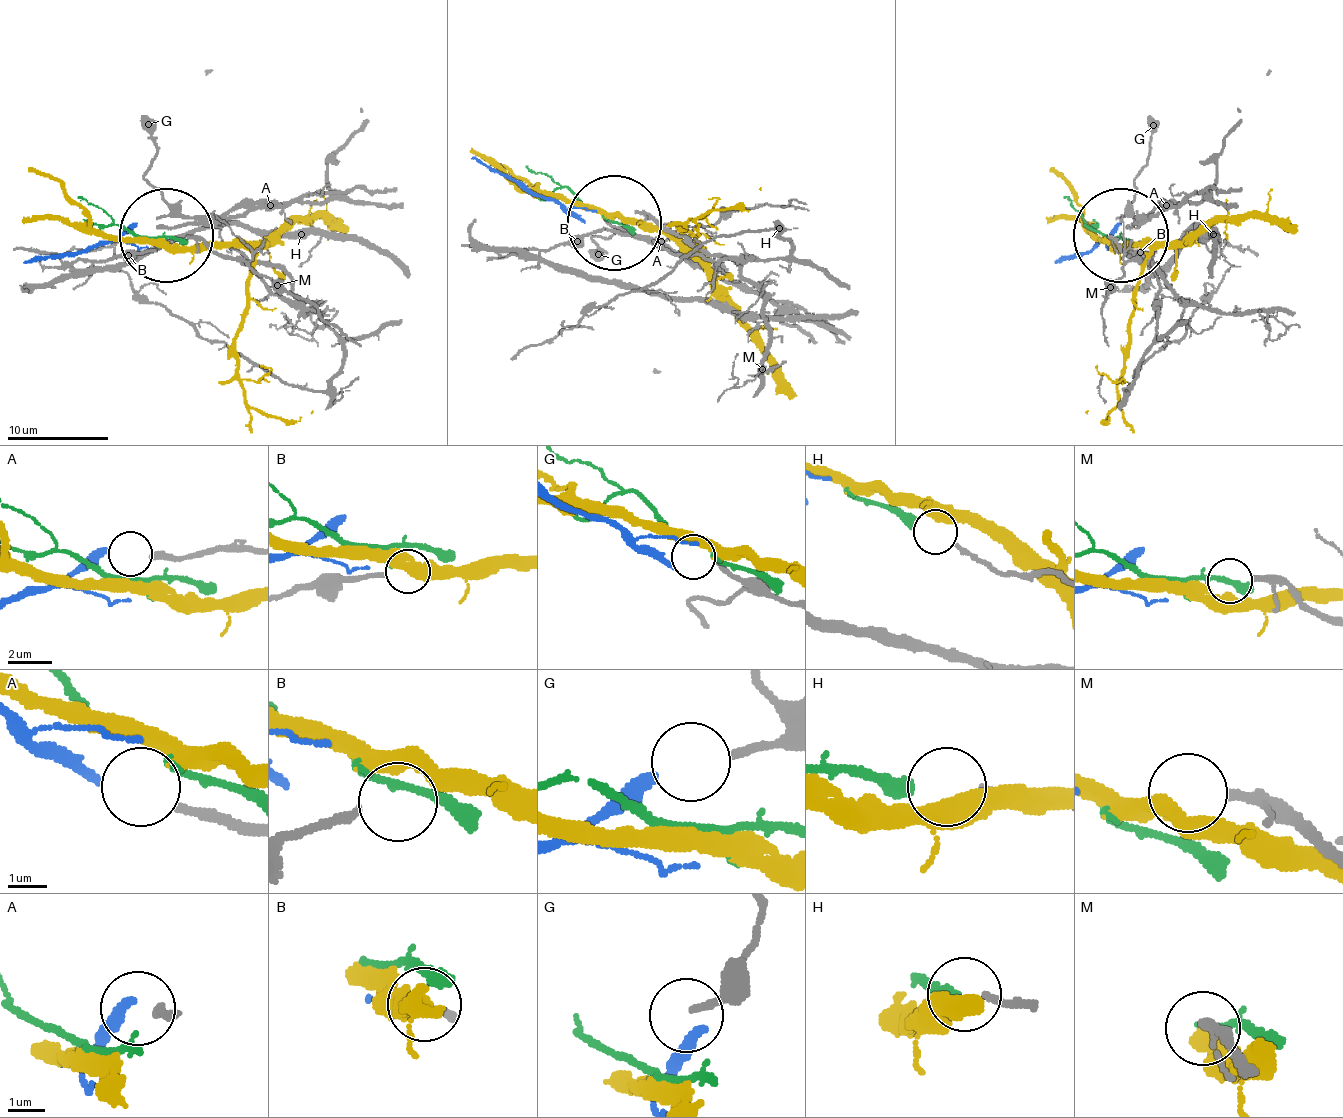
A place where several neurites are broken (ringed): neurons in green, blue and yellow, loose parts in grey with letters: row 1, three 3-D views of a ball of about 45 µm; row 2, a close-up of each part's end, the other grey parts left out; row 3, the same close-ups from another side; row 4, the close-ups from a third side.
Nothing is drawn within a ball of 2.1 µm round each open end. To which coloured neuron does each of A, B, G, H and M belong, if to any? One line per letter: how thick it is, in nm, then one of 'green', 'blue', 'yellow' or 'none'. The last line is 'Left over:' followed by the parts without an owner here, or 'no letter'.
A: calibre 260 nm; blue
B: calibre 240 nm; yellow
G: calibre 200 nm; none
H: calibre 180 nm; green
M: calibre 200 nm; none
Left over: G, M

